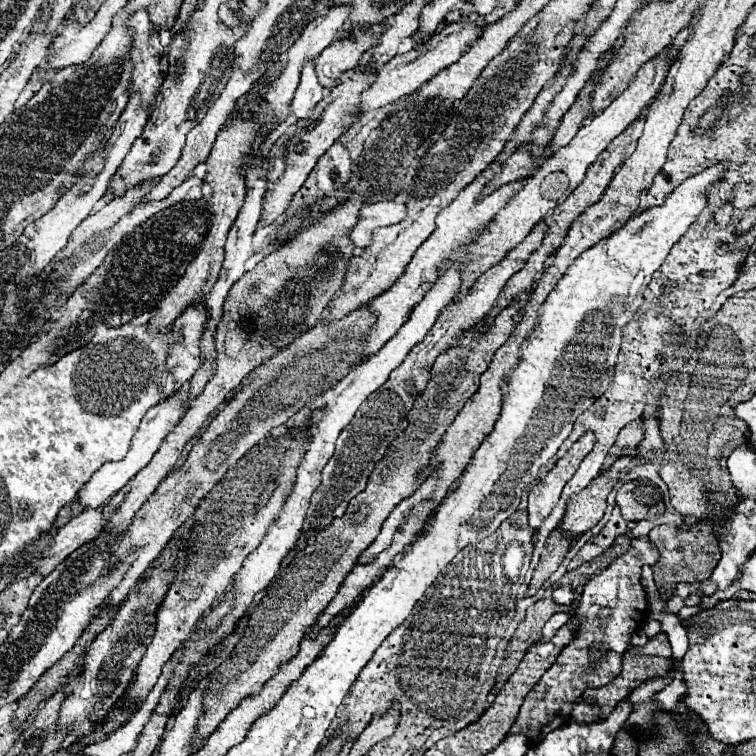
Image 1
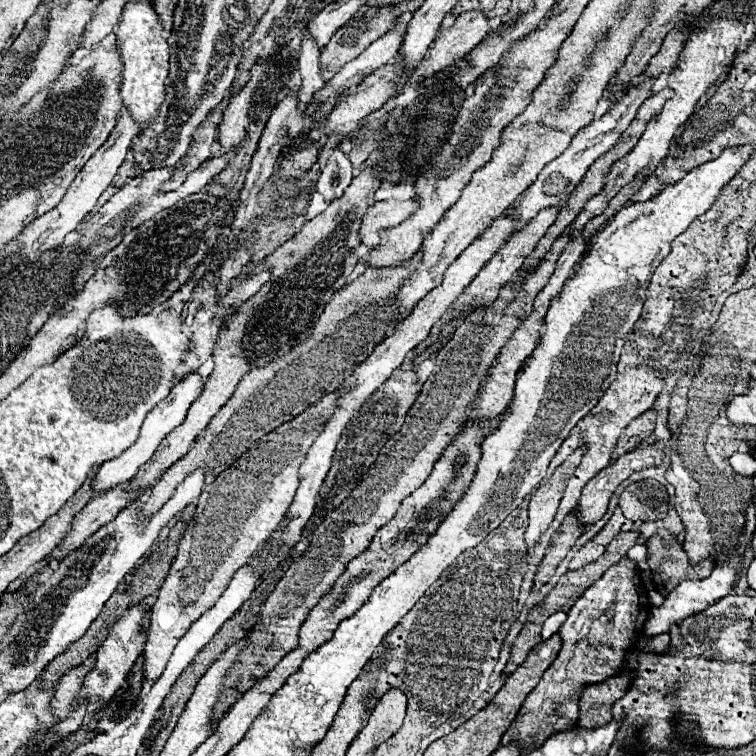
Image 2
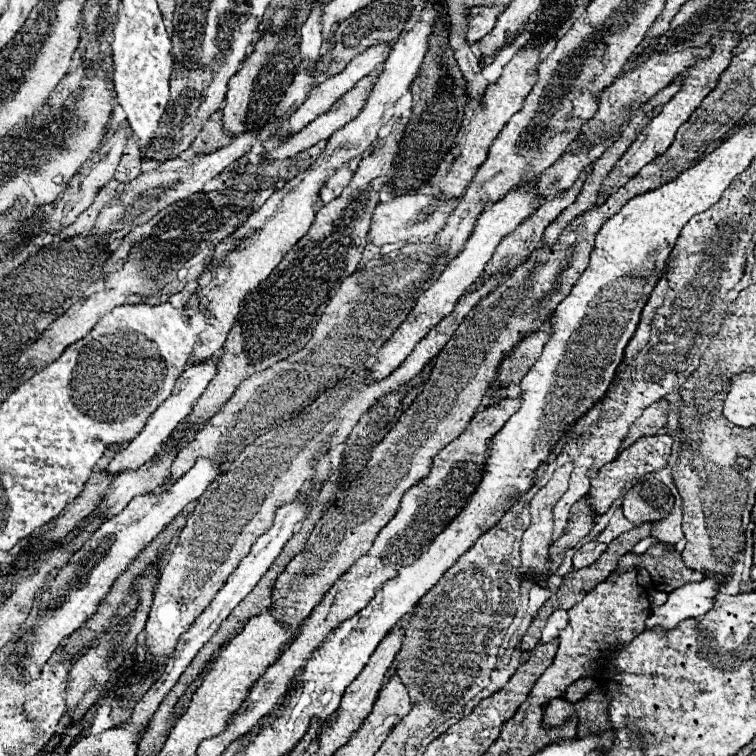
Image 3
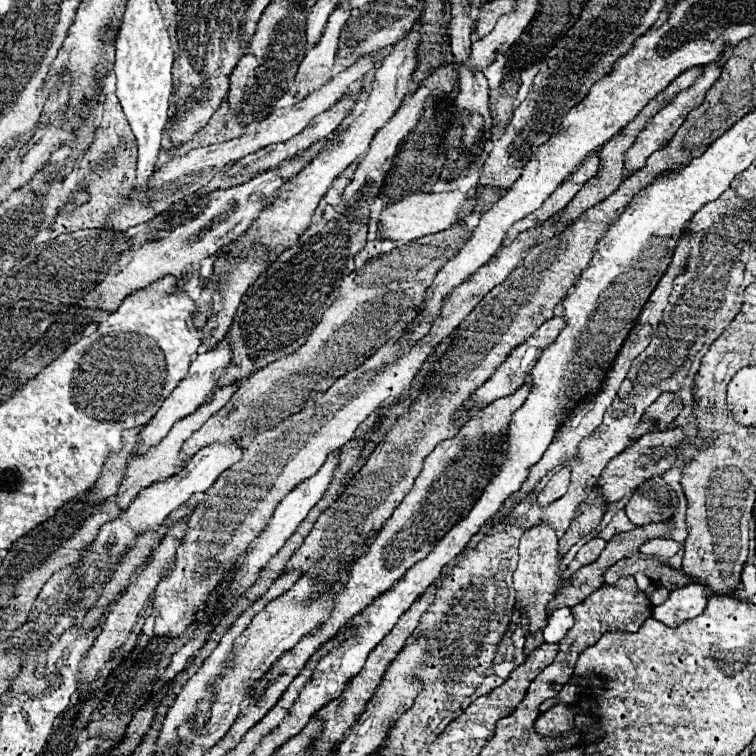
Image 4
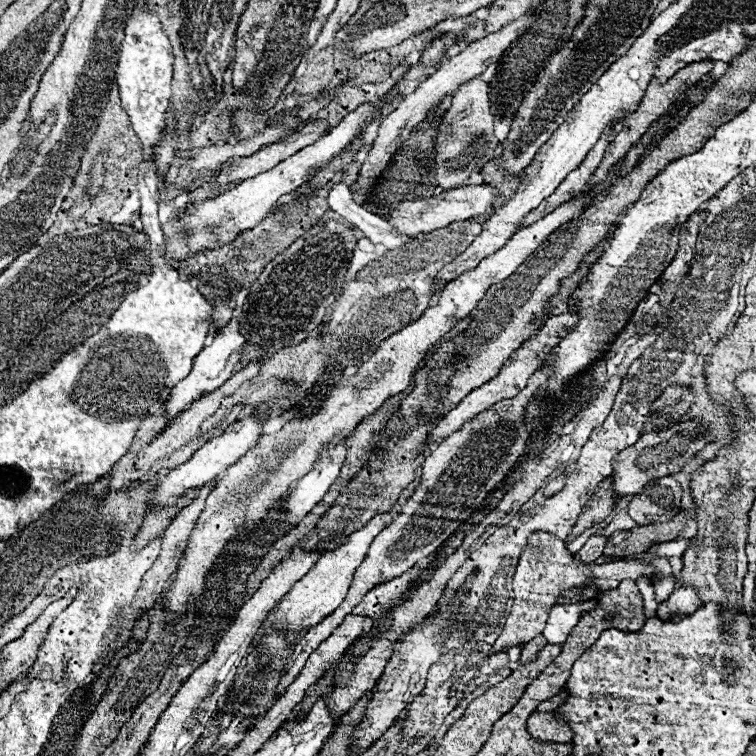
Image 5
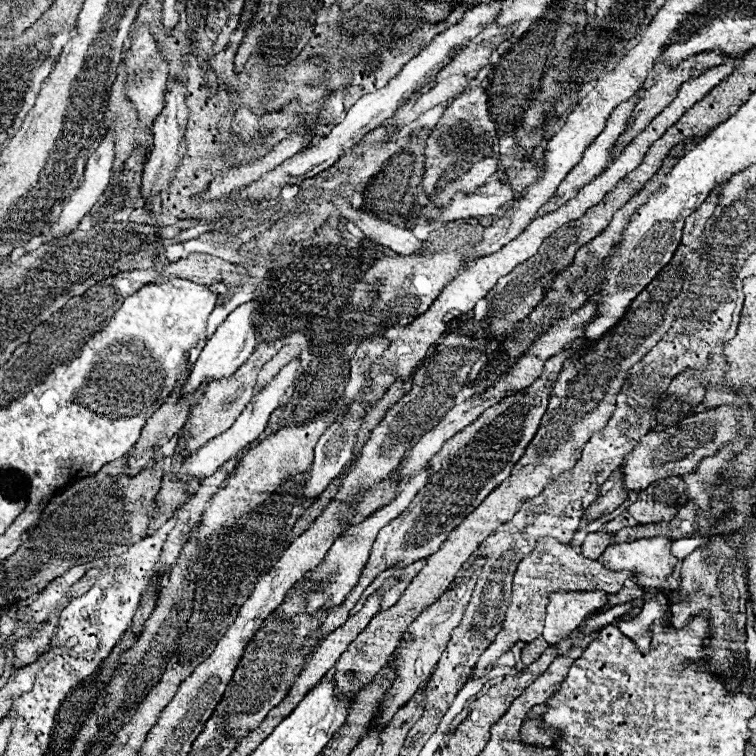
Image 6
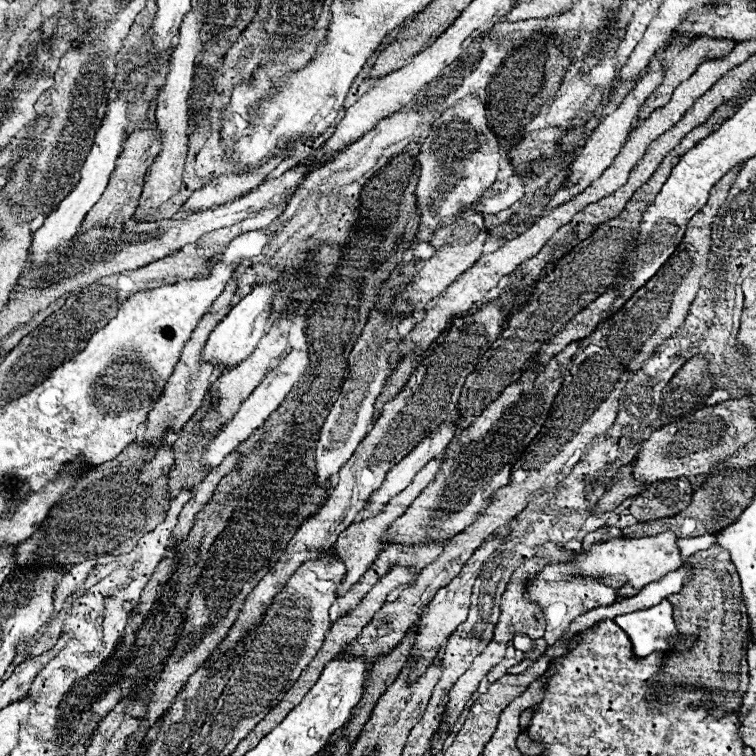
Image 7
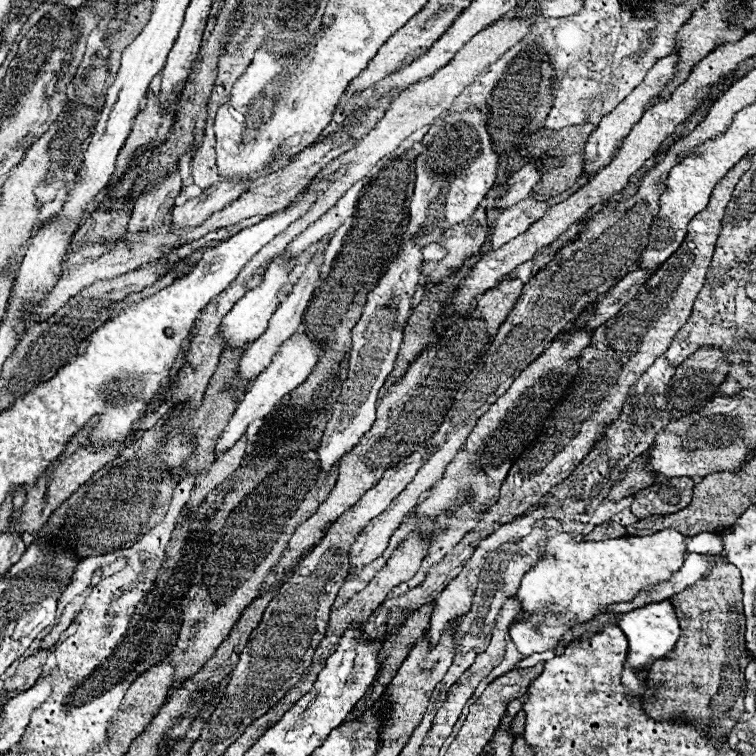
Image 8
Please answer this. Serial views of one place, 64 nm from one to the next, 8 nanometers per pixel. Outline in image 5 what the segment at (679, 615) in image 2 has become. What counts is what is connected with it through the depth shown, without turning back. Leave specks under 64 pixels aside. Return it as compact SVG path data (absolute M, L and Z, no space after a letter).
M676 588L668 600L664 600L660 606L658 606L658 618L668 622L676 612L680 614L692 614L698 610L698 594L694 588Z

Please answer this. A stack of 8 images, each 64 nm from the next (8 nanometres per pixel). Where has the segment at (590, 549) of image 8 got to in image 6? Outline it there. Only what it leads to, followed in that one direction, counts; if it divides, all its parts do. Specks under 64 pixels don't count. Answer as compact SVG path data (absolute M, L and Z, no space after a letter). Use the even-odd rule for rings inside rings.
M656 536L656 538L640 538L634 542L622 542L622 544L610 544L600 556L598 562L602 566L610 566L612 570L628 570L632 572L632 578L642 586L666 586L666 578L674 572L674 566L680 562L678 558L672 556L670 552L672 538ZM562 590L548 596L544 640L548 644L560 642L574 630L590 612L606 606L608 592L602 590Z

